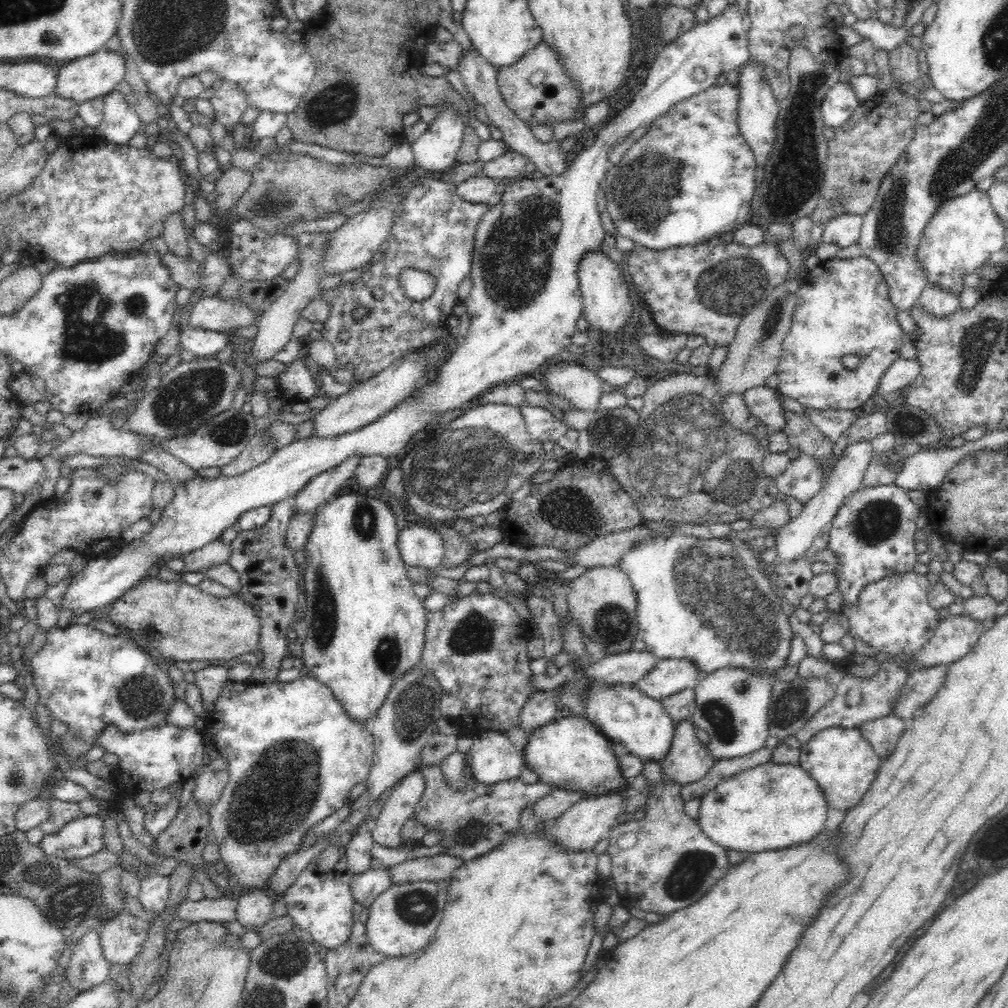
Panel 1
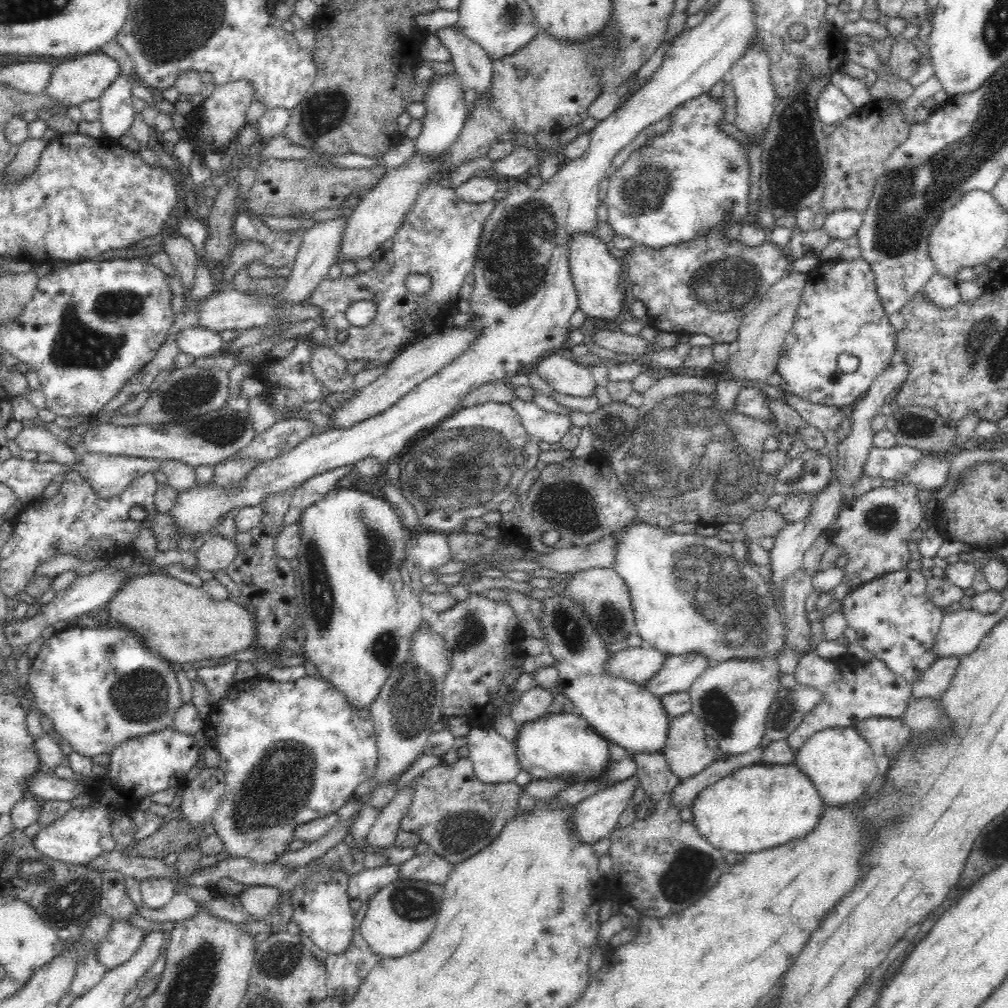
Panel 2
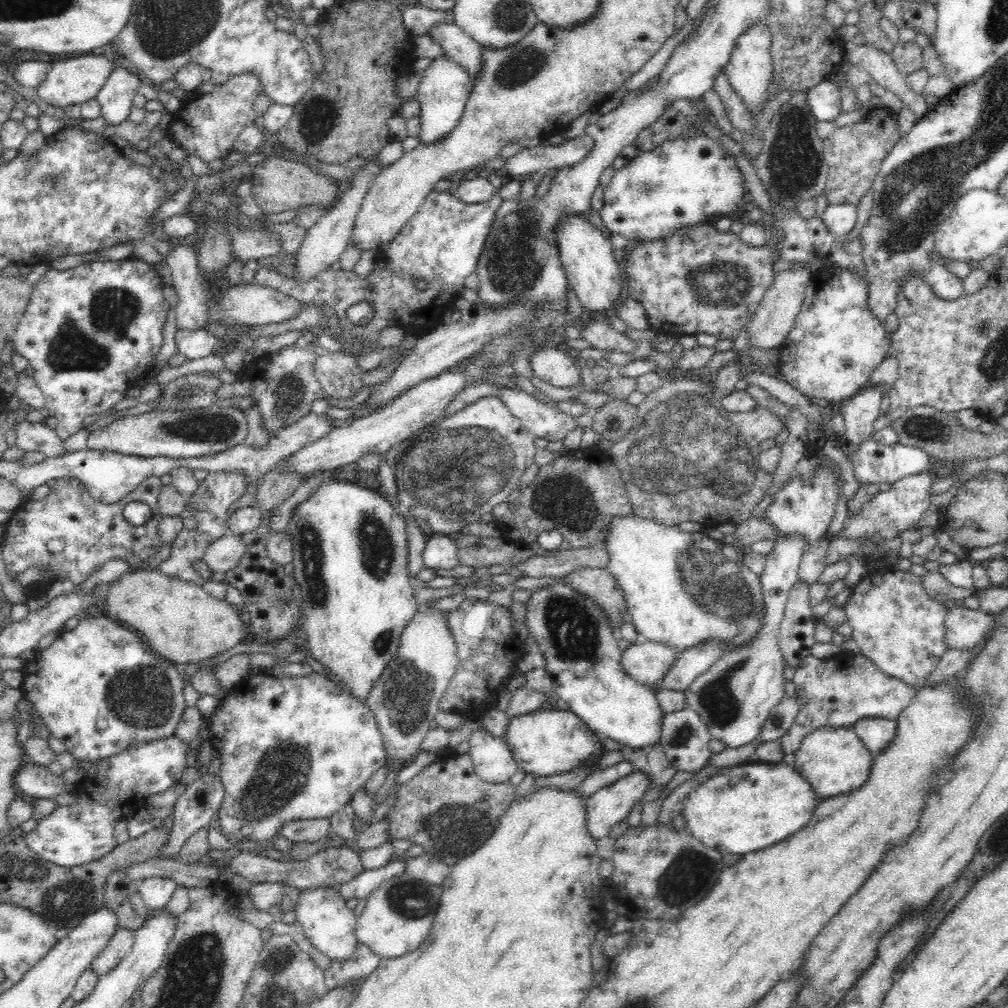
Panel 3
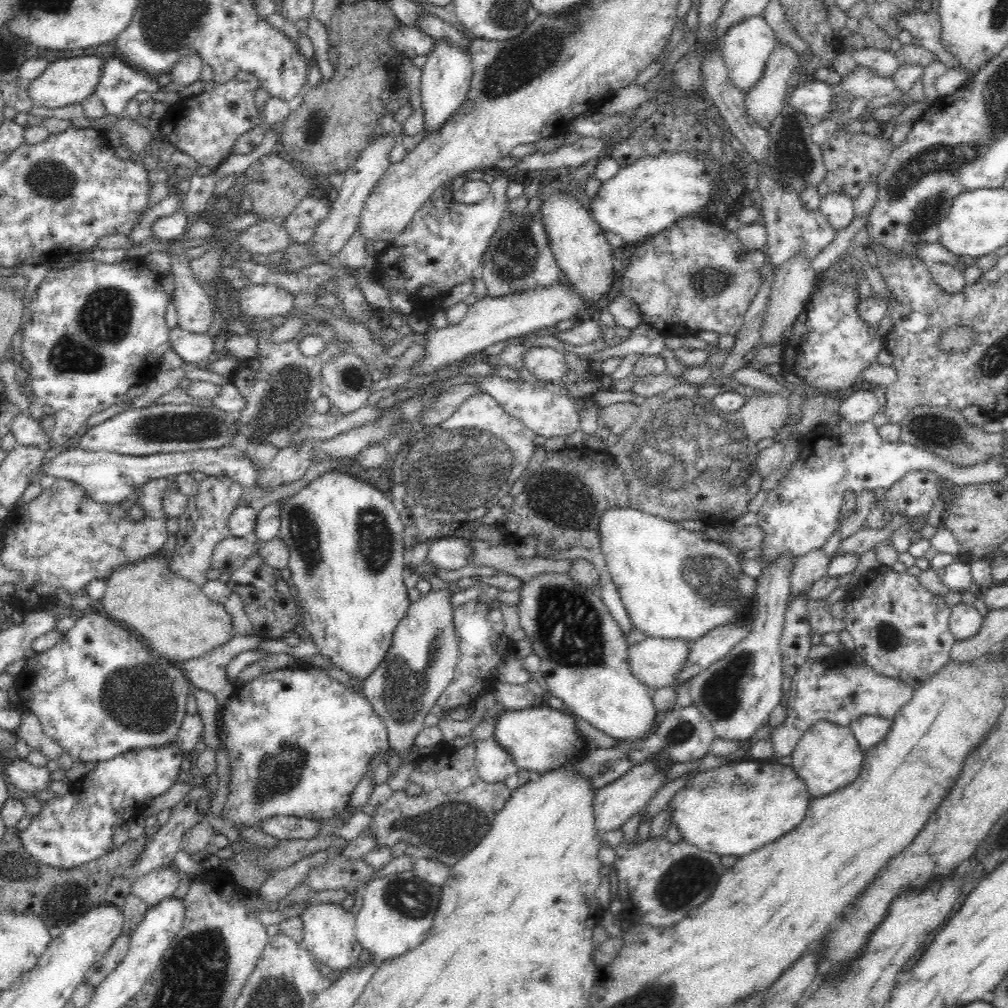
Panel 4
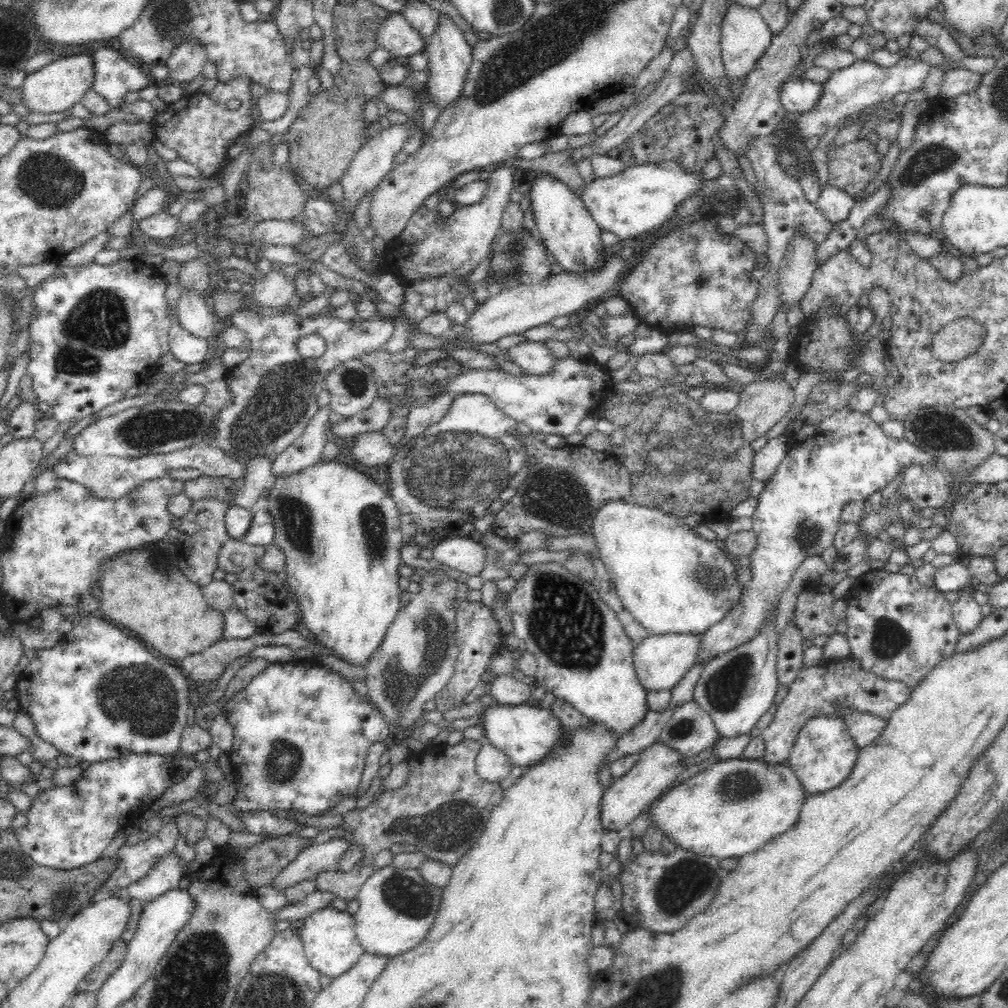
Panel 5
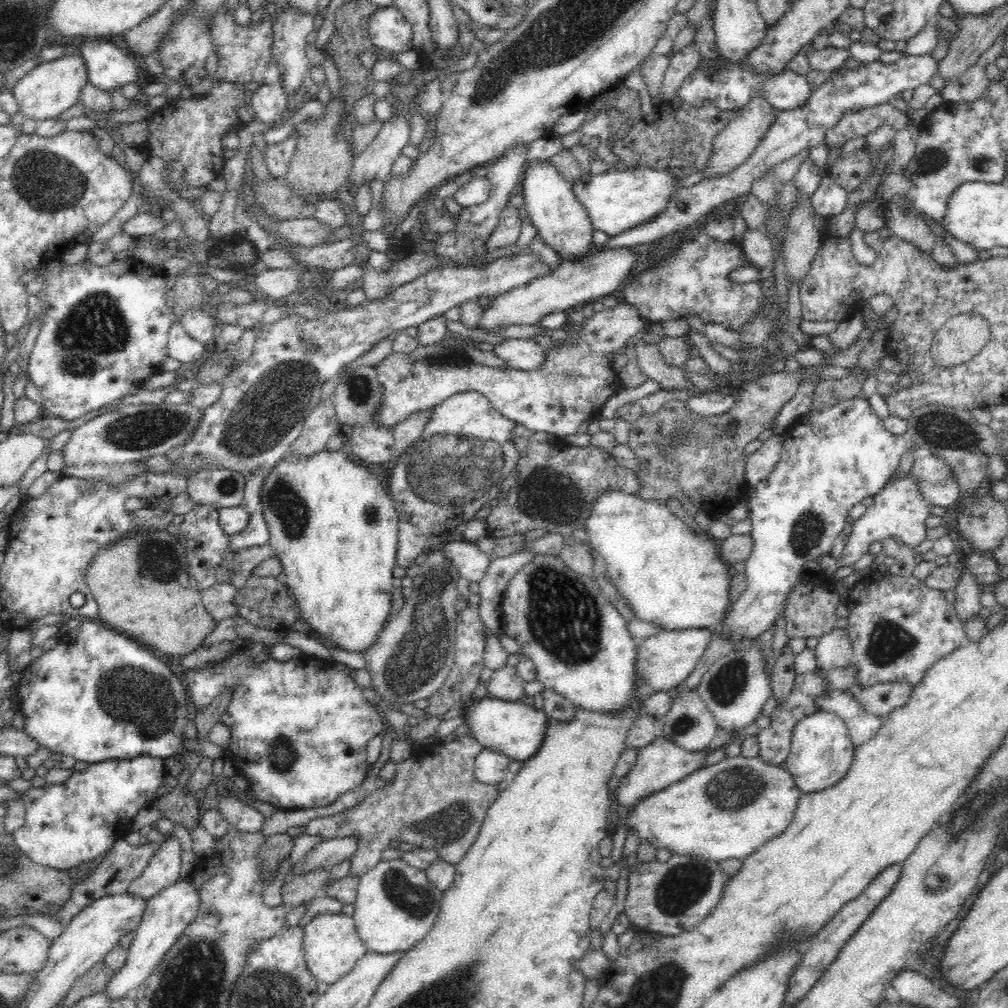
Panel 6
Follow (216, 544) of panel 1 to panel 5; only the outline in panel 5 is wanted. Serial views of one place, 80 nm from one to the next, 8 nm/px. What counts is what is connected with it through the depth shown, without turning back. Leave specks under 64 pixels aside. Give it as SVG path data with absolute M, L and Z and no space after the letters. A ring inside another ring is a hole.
M230 537L220 549L218 566L228 573L241 573L256 566L266 552L266 546L249 545Z

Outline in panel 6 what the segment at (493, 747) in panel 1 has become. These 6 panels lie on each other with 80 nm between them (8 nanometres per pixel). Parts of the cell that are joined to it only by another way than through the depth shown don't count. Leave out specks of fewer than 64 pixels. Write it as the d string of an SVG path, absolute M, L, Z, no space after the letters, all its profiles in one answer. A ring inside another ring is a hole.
M483 748L475 756L473 774L476 781L484 784L497 785L503 780L508 780L508 764L511 759L505 754Z

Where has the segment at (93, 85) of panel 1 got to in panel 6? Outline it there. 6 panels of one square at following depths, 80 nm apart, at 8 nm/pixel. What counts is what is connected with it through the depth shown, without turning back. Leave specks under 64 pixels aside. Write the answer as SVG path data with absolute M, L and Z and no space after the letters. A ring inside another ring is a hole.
M72 52L63 54L60 58L40 63L19 78L12 86L11 92L16 99L16 105L18 105L17 111L25 119L43 121L57 117L73 104L79 102L80 88L88 81L84 59Z

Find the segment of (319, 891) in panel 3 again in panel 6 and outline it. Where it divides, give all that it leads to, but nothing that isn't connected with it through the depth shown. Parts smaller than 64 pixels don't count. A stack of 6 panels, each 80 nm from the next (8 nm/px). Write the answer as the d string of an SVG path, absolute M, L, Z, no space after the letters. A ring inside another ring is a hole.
M321 913L303 928L304 961L316 982L324 982L328 986L338 982L367 952L366 946L357 933L353 915Z

